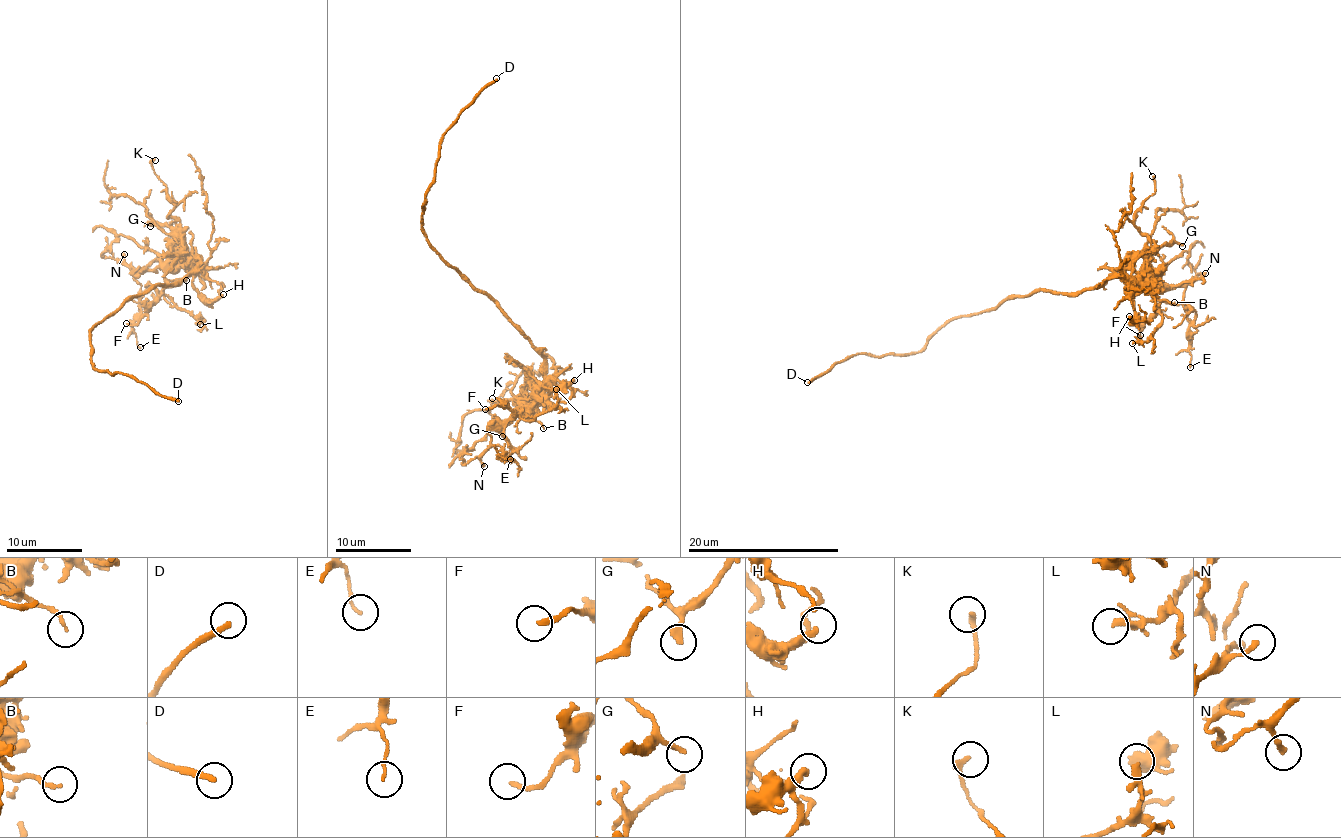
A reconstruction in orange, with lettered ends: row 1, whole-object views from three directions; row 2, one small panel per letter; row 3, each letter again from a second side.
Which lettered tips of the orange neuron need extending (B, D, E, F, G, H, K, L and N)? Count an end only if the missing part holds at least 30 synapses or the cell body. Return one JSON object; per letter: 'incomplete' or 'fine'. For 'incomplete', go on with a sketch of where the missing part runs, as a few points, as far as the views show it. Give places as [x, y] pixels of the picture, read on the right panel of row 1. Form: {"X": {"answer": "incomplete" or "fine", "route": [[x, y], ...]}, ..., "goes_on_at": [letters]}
{"B": {"answer": "fine"}, "D": {"answer": "incomplete", "route": [[807, 382], [795, 403], [782, 407], [772, 416], [715, 432], [688, 437]]}, "E": {"answer": "fine"}, "F": {"answer": "fine"}, "G": {"answer": "fine"}, "H": {"answer": "incomplete", "route": [[1129, 316], [1129, 319], [1121, 324], [1105, 323], [1094, 317], [1079, 323], [1113, 322], [1116, 326]]}, "K": {"answer": "fine"}, "L": {"answer": "fine"}, "N": {"answer": "fine"}, "goes_on_at": ["D", "H"]}

